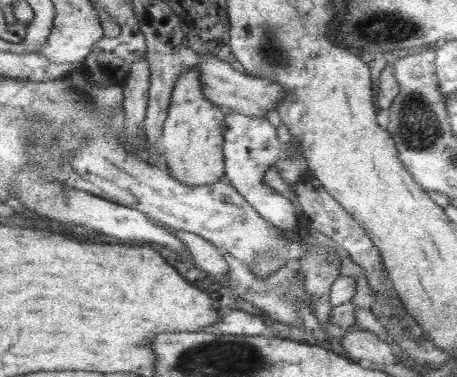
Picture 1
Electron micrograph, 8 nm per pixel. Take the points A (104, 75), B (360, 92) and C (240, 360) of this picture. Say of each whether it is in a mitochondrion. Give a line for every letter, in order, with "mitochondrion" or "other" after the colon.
A: mitochondrion
B: other
C: mitochondrion

